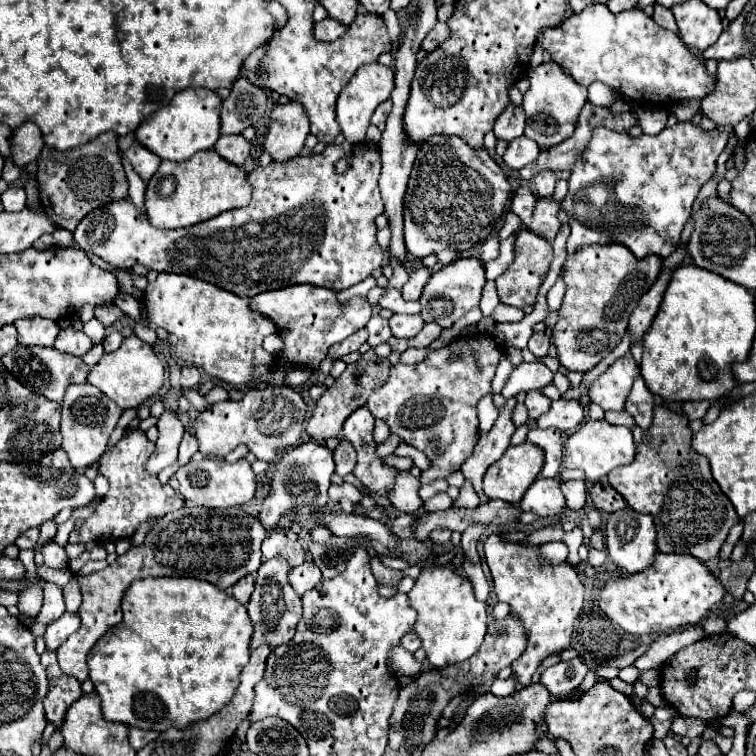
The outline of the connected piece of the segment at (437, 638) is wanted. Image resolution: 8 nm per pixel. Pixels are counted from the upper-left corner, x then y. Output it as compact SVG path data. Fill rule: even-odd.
M447 565L423 567L407 597L409 605L419 615L413 629L423 641L423 649L431 667L461 663L475 655L487 631L487 609L475 599L471 581L467 577Z

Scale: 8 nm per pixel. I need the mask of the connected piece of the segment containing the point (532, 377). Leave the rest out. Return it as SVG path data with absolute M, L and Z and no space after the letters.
M521 363L519 367L515 367L515 371L511 373L509 381L505 383L501 395L505 399L515 397L521 391L533 391L533 389L543 389L545 385L549 385L553 381L553 373L541 363Z

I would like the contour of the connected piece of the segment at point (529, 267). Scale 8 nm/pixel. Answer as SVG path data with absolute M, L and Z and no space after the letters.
M529 229L517 231L515 233L515 259L509 265L509 269L495 279L499 301L505 305L511 305L511 307L521 307L521 309L527 305L533 305L539 285L547 277L551 261L553 261L553 249L547 239L533 235L533 231L529 231Z

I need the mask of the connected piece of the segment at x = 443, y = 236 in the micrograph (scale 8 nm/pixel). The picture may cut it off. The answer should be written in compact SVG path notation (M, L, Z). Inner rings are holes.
M433 135L427 143L419 145L417 159L413 171L409 175L409 187L403 203L403 219L405 219L405 247L413 257L425 257L431 253L439 253L443 249L453 251L469 251L481 245L487 237L493 235L497 221L503 217L507 199L511 193L511 185L501 171L501 167L489 157L485 149L469 147L461 137Z

